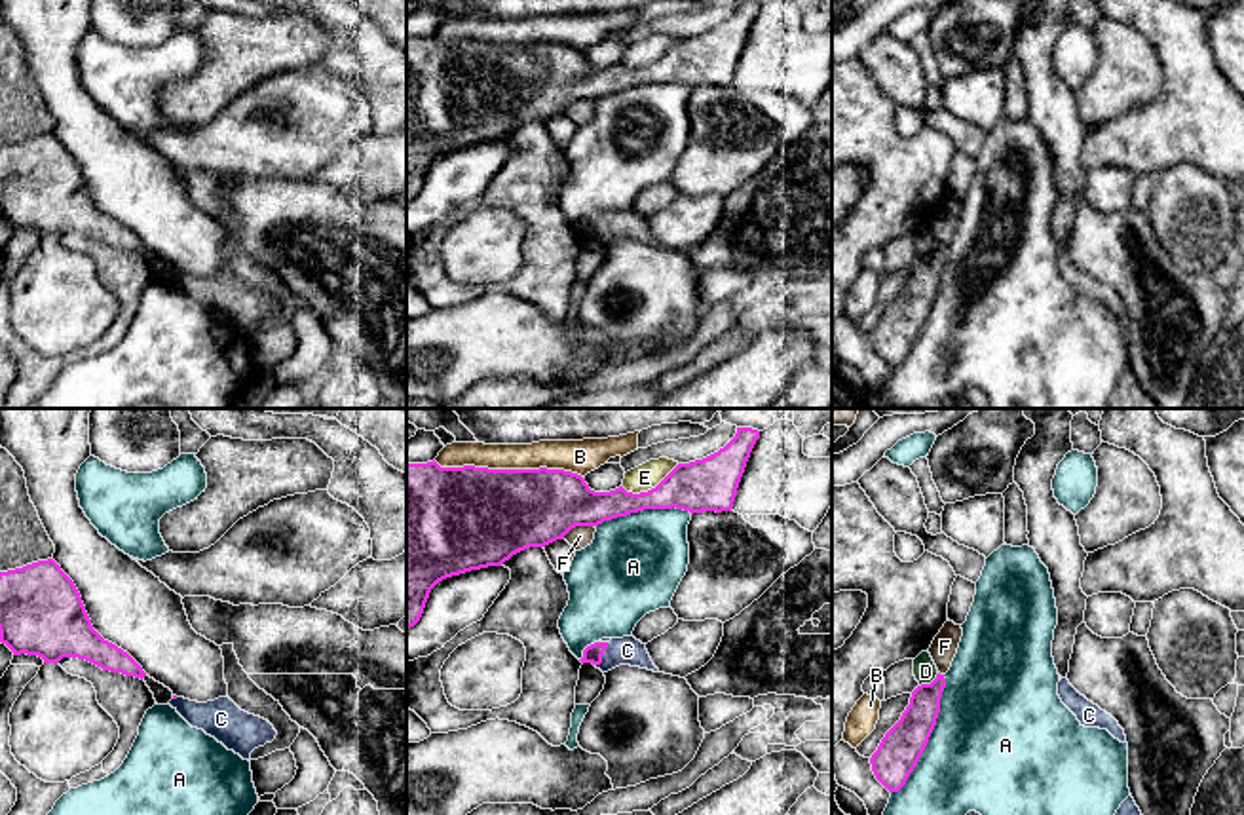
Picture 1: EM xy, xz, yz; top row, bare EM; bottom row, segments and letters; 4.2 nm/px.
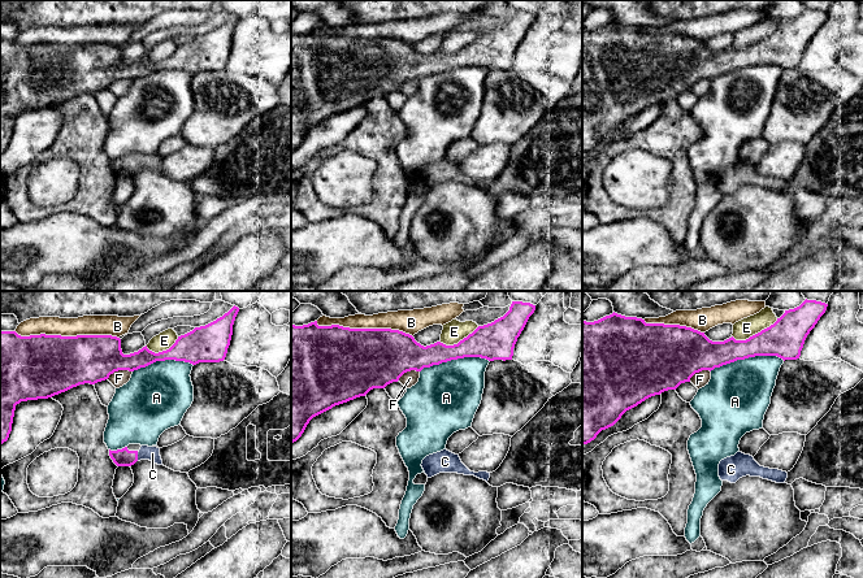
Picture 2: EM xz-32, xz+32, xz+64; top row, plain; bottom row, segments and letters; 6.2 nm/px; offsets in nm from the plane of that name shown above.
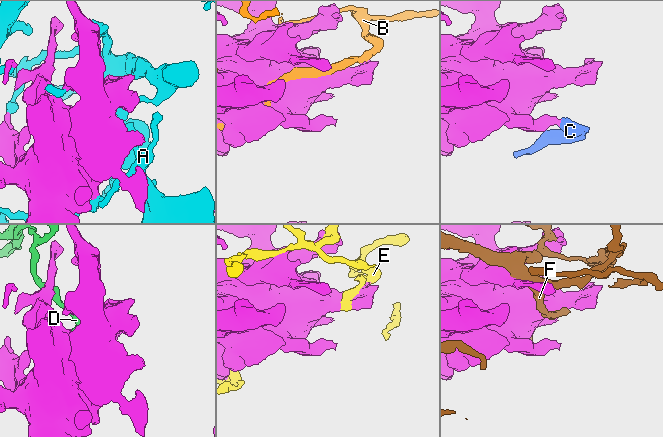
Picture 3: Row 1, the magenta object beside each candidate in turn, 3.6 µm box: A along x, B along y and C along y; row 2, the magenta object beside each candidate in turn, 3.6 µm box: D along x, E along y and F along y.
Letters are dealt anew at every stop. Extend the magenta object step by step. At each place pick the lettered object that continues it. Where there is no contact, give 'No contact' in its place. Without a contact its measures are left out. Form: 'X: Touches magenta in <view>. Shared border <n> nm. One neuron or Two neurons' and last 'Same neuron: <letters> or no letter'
A: Touches magenta in yz. Shared border 550 nm. Two neurons
B: Touches magenta in xz. Shared border 650 nm. Two neurons
C: Touches magenta in xz. Shared border 120 nm. One neuron
D: Touches magenta in yz. Shared border 110 nm. Two neurons
E: Touches magenta in xz. Shared border 260 nm. Two neurons
F: Touches magenta in xz. Shared border 150 nm. Two neurons
Same neuron: C

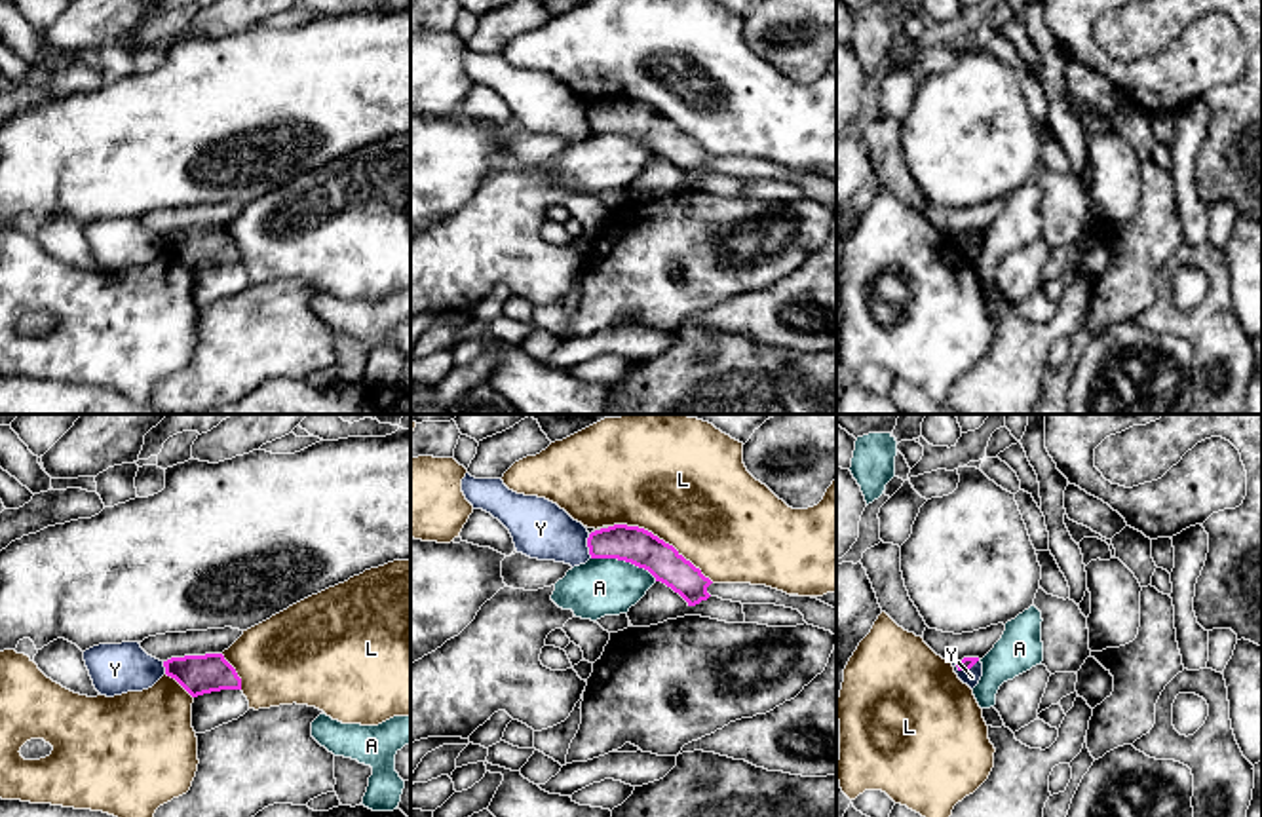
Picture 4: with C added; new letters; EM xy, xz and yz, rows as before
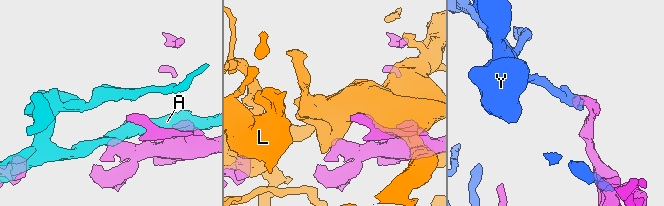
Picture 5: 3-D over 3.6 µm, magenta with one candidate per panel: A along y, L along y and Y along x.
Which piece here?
A: Touches magenta in xz. Shared border 300 nm. Two neurons
L: Touches magenta in xz. Shared border 500 nm. Two neurons
Y: Touches magenta in yz. Shared border 110 nm. Two neurons
Same neuron: no letter

